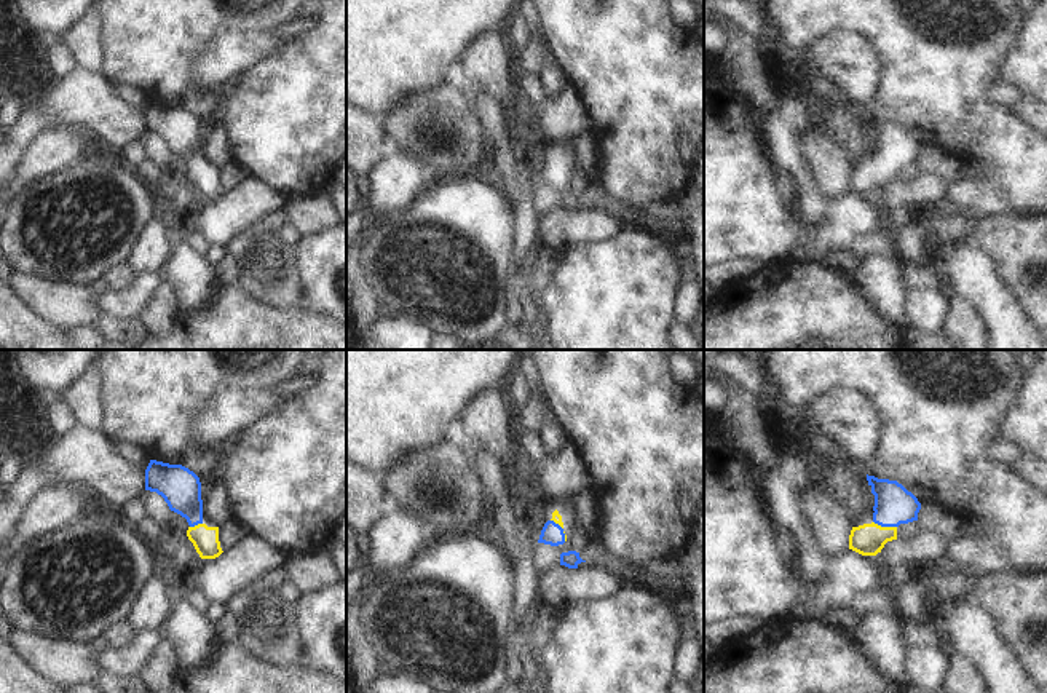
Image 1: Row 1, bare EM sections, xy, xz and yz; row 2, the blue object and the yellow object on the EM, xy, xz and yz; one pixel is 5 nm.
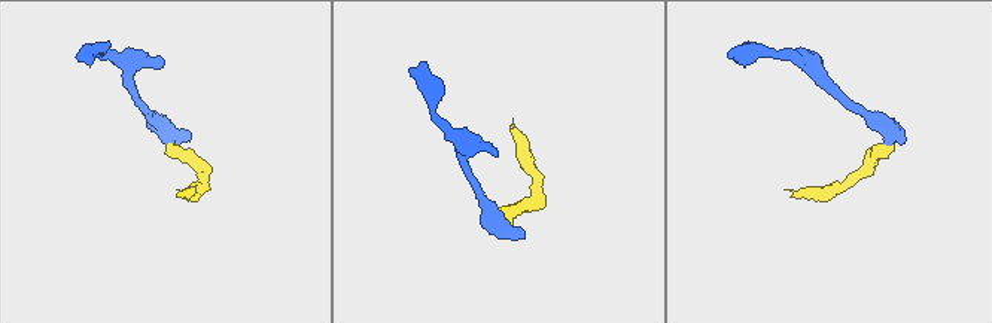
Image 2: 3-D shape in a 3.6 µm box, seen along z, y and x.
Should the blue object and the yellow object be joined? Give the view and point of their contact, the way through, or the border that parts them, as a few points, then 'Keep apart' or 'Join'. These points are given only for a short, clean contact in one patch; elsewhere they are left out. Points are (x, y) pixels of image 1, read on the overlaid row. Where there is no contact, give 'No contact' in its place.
Touches blue at yz (885, 526). Path across: yz (894, 505), (885, 526), (869, 540). Join.

